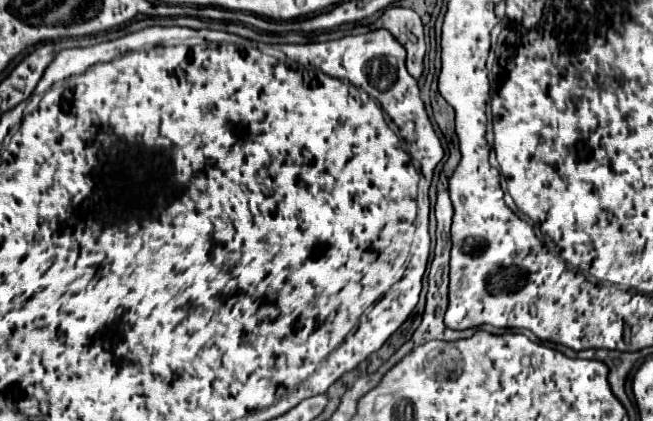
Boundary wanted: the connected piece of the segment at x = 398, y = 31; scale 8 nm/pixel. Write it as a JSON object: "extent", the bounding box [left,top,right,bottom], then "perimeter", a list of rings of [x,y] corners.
{"extent":[381,7,427,79],"perimeter":[[[389,7],[381,15],[381,25],[405,47],[409,75],[415,79],[421,79],[423,57],[427,51],[421,17],[413,9]]]}

